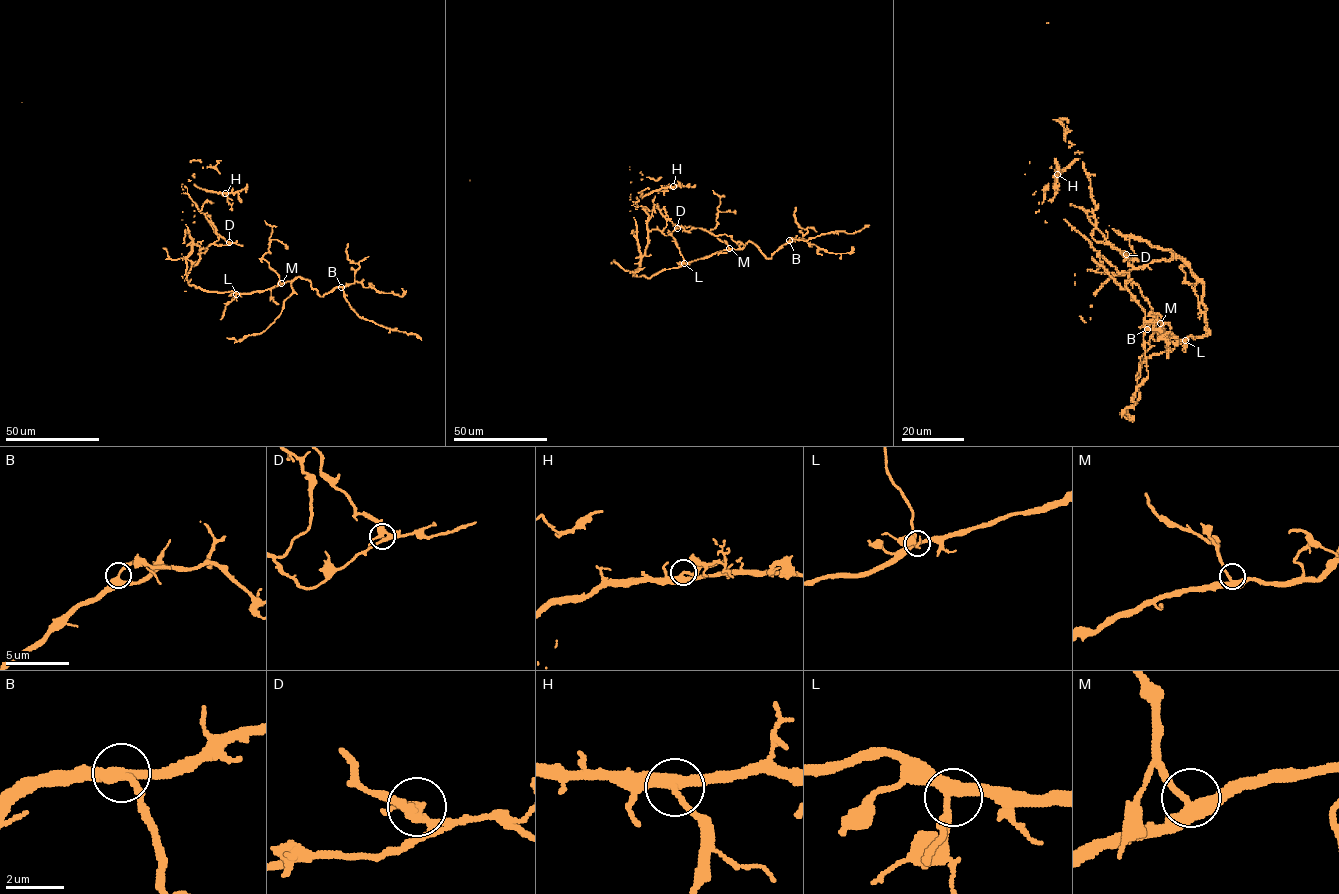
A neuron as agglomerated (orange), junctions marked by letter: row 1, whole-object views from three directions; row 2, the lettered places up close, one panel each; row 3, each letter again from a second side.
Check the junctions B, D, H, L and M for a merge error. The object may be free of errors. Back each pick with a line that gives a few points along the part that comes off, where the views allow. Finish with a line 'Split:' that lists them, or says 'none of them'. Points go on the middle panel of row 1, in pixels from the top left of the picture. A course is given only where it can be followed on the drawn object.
D: course (677, 228), (664, 207), (649, 211), (633, 202), (650, 192), (648, 188), (638, 193), (469, 180)
Split: D

